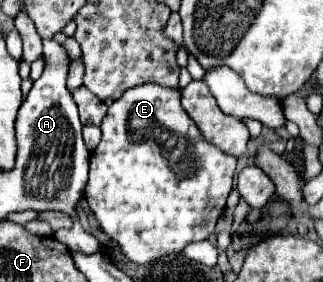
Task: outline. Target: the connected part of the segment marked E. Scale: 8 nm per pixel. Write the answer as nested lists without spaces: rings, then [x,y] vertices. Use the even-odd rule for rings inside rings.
[[[145,83],[145,85],[137,85],[125,91],[123,97],[117,99],[109,107],[105,119],[101,121],[101,131],[103,131],[101,143],[91,153],[91,169],[89,169],[89,181],[85,187],[85,199],[95,219],[99,221],[101,229],[121,247],[123,255],[129,261],[137,265],[147,265],[165,255],[181,253],[189,243],[203,241],[215,231],[215,225],[225,209],[229,191],[233,187],[237,159],[233,155],[223,153],[219,147],[203,139],[201,131],[195,127],[195,123],[191,123],[191,117],[181,107],[179,89],[167,89],[155,83]],[[157,127],[169,129],[169,133],[175,135],[175,139],[177,137],[187,139],[189,143],[187,151],[195,155],[193,173],[179,177],[173,171],[167,157],[169,153],[167,145],[161,145],[155,139]]]

